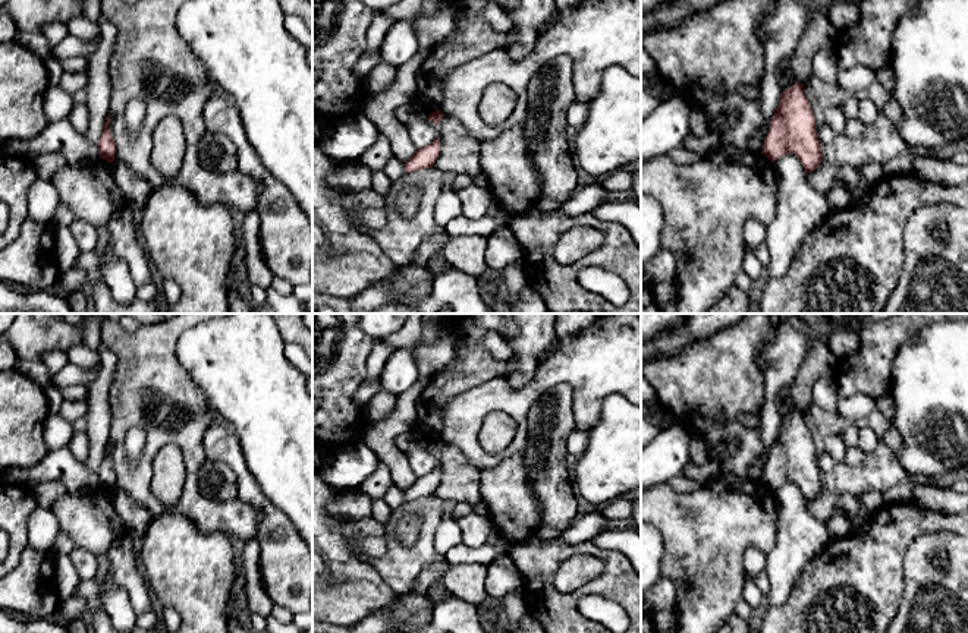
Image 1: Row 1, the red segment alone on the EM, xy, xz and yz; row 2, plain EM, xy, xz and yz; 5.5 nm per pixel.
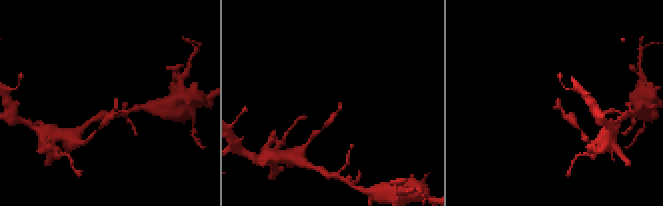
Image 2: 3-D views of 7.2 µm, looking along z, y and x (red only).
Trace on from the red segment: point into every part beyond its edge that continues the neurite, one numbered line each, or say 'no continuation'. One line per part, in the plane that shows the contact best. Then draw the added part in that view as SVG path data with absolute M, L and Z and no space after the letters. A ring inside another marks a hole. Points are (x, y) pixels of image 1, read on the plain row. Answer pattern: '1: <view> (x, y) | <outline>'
no continuation

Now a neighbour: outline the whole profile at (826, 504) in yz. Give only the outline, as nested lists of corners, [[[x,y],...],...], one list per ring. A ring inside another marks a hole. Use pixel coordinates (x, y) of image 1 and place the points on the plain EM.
[[[824,488],[813,501],[807,501],[807,508],[820,522],[826,522],[837,513],[846,514],[851,520],[851,533],[861,536],[867,533],[870,520],[876,513],[862,511],[857,494],[837,494]]]

